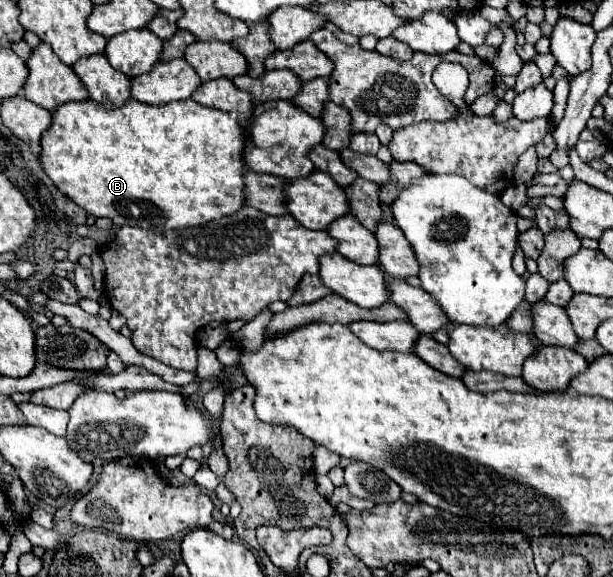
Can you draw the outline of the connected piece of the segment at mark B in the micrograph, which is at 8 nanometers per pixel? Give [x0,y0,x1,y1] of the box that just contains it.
[41,100,247,232]

